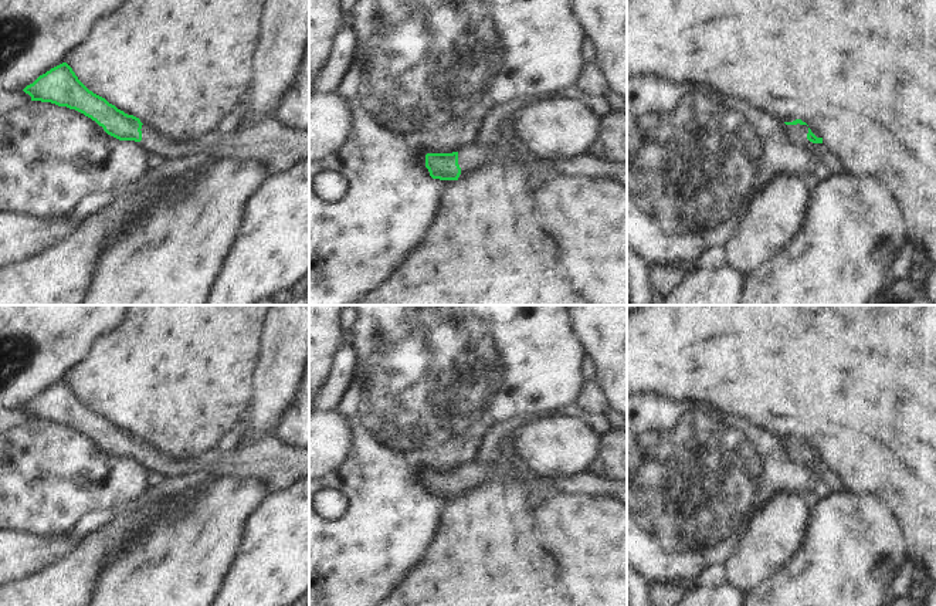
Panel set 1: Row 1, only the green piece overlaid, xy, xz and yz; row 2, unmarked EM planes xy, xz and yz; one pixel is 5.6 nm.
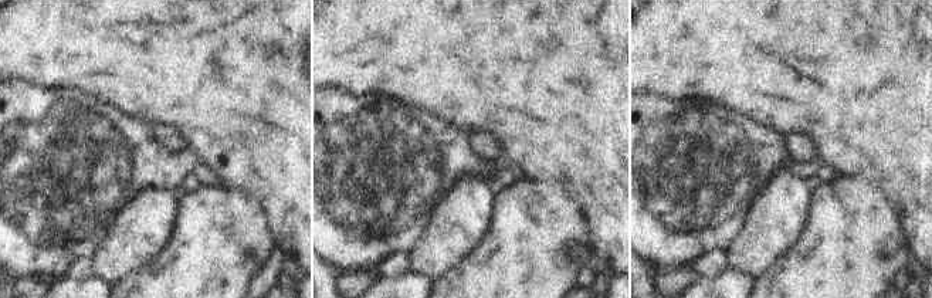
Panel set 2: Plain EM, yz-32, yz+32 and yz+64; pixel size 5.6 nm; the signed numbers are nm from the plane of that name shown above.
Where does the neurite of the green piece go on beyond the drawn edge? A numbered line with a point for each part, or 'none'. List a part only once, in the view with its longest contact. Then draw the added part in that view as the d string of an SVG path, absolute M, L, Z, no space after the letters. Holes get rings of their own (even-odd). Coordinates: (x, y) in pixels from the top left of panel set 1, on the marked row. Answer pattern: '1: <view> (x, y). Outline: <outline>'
1: yz (797, 134). Outline: M786 125L786 133L790 142L796 143L803 149L811 148L814 143L807 139L808 126L807 125Z

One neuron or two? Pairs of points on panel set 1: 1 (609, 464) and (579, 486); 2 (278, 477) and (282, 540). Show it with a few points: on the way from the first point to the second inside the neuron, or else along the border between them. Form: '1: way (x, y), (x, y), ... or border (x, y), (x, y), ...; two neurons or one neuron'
1: border (587, 471), (611, 480); two neurons
2: border (294, 483), (271, 493); two neurons

